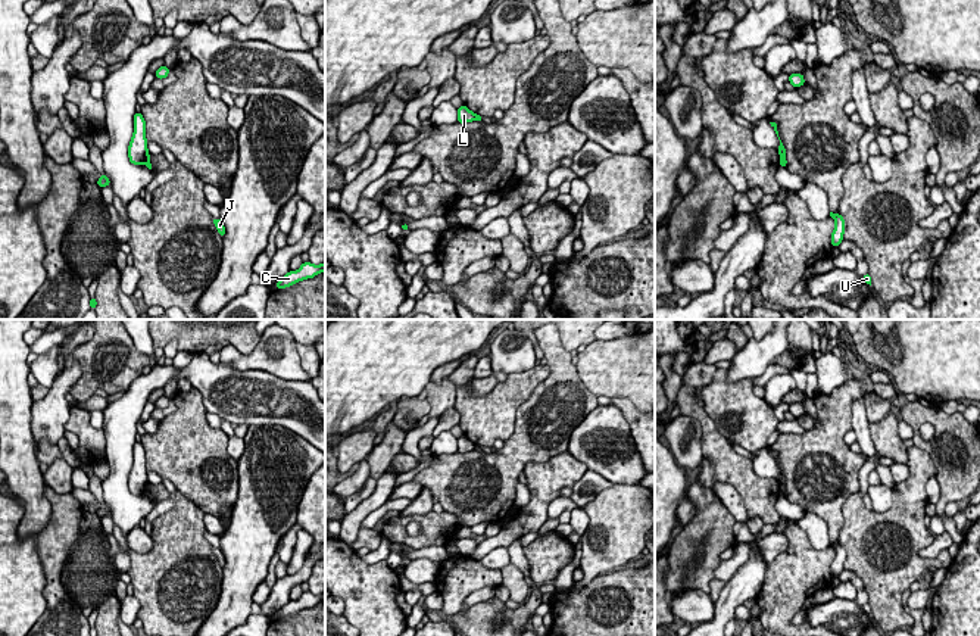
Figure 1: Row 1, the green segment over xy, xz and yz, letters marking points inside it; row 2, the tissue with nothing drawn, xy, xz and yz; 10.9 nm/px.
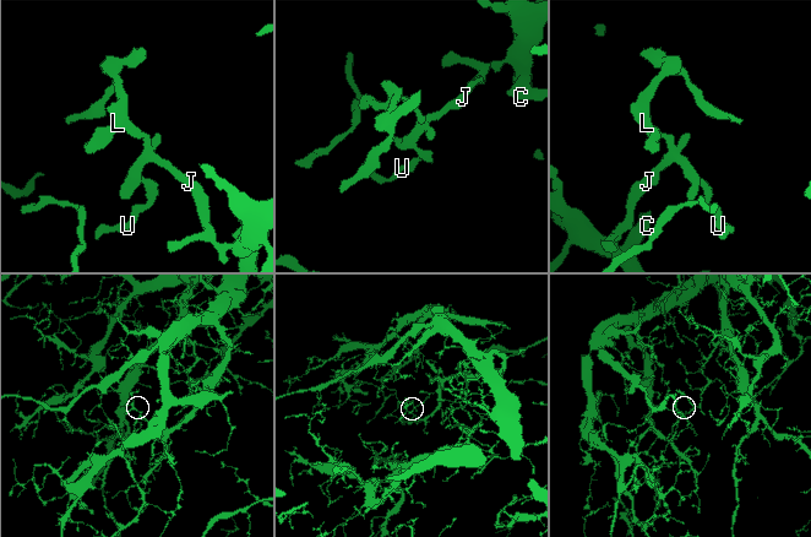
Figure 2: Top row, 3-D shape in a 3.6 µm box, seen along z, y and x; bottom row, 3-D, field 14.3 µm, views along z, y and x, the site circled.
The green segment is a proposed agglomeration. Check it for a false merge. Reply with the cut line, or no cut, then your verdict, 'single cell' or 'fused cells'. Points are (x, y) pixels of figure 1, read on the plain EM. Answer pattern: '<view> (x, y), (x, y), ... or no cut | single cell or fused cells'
xy (147, 482), (143, 490) | fused cells

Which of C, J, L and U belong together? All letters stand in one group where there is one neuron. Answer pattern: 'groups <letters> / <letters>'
groups C J U / L

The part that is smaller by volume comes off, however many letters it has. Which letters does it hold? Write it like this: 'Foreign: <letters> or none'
Foreign: L

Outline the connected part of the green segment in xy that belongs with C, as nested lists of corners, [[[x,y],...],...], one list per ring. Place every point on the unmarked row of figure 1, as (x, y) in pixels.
[[[303,592],[297,601],[288,601],[277,614],[277,618],[285,618],[302,610],[313,608],[319,602],[325,601],[325,592],[321,595],[313,595],[310,592]]]

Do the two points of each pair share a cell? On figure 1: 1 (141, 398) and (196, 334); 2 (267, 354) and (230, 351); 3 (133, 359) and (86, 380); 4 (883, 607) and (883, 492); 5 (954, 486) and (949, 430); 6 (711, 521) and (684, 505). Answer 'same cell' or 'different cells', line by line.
1: different cells
2: same cell
3: same cell
4: different cells
5: same cell
6: different cells

